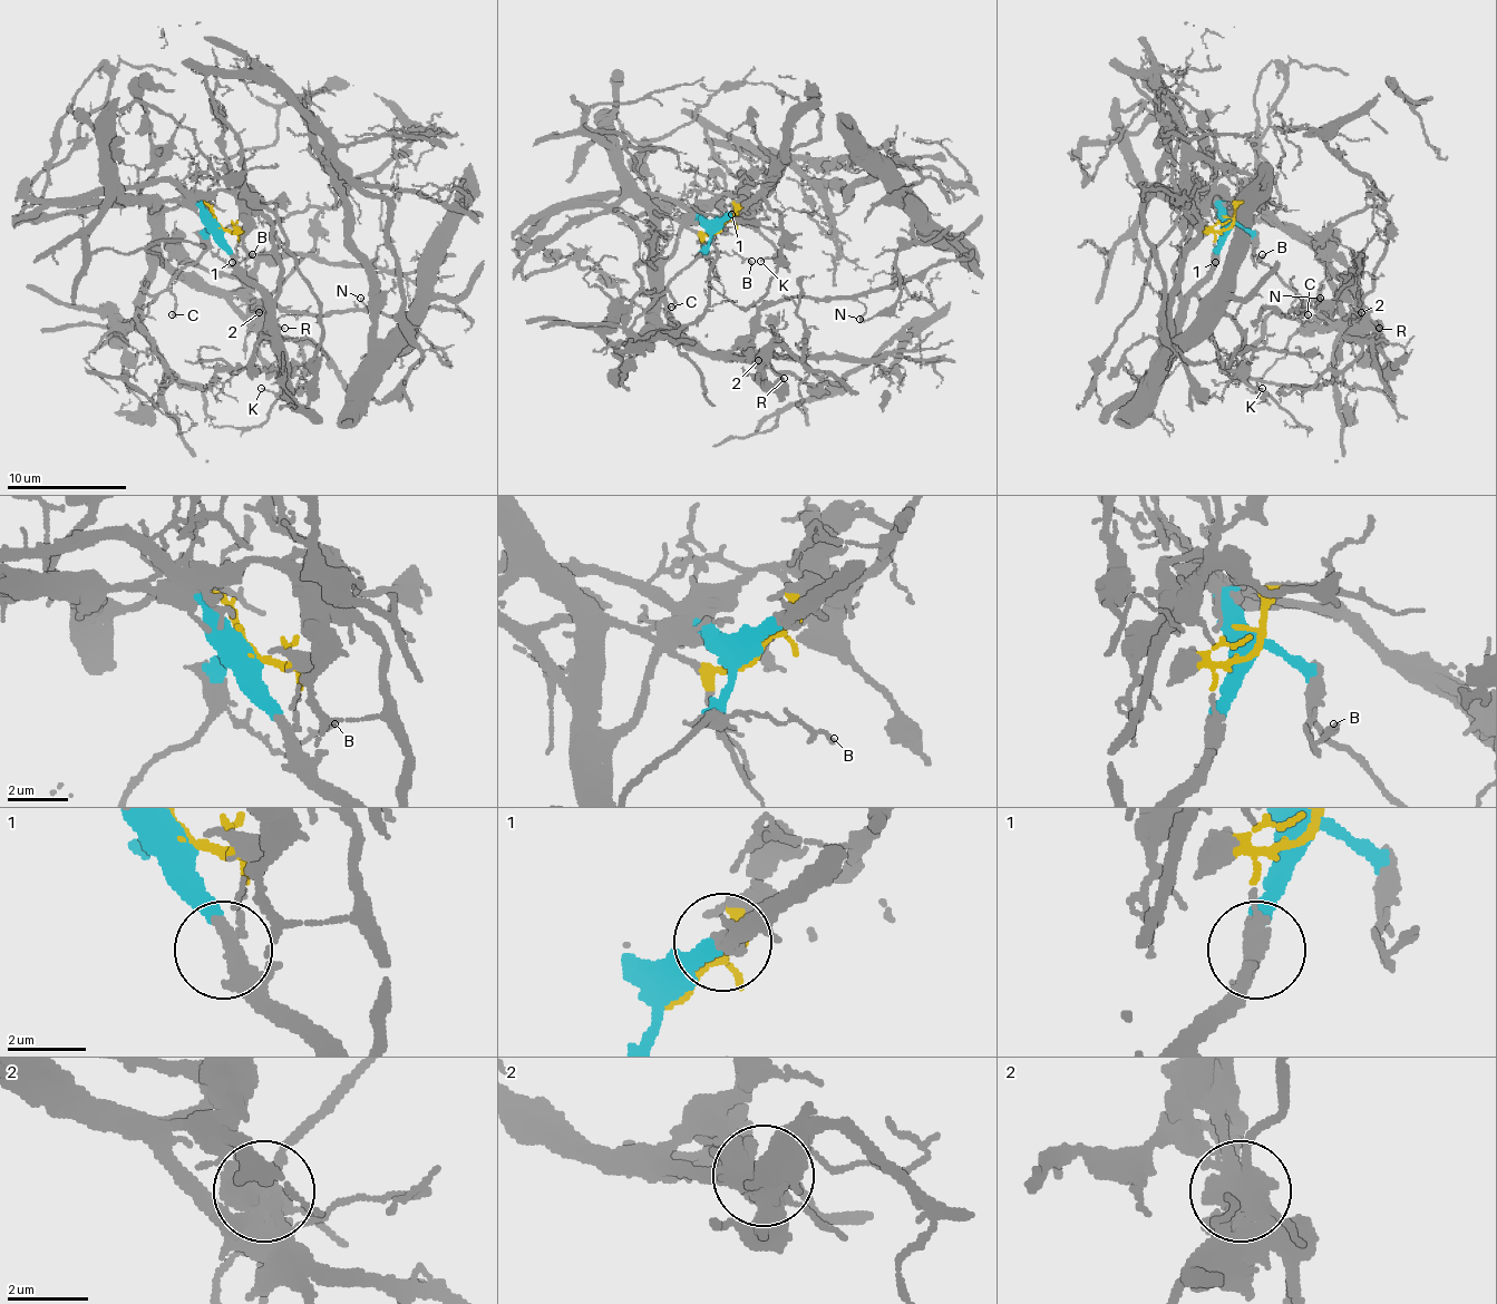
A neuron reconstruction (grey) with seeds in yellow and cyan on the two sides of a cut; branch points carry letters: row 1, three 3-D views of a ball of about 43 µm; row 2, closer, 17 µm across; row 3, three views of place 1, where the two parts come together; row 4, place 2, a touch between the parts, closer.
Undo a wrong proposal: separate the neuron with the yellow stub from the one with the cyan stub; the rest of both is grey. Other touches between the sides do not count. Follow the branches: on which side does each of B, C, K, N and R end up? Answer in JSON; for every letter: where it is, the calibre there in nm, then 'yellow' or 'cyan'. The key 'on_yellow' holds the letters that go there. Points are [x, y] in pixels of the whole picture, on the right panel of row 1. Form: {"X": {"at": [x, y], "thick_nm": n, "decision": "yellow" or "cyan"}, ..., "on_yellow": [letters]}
{"B": {"at": [1262, 254], "thick_nm": 130, "decision": "cyan"}, "C": {"at": [1308, 314], "thick_nm": 180, "decision": "cyan"}, "K": {"at": [1262, 388], "thick_nm": 110, "decision": "cyan"}, "N": {"at": [1320, 298], "thick_nm": 110, "decision": "yellow"}, "R": {"at": [1379, 328], "thick_nm": 110, "decision": "yellow"}, "on_yellow": ["N", "R"]}

